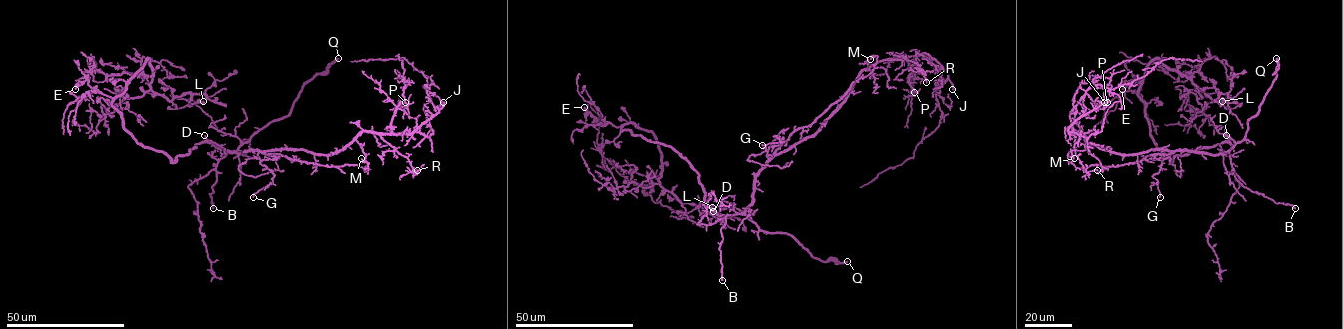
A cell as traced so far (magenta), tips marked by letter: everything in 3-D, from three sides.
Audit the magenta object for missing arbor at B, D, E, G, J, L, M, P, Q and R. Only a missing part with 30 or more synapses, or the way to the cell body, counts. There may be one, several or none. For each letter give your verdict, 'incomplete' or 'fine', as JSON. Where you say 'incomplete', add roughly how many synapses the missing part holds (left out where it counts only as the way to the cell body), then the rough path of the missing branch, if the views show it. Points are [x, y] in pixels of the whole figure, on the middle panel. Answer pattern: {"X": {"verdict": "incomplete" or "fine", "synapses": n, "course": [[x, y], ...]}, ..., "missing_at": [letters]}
{"B": {"verdict": "incomplete", "synapses": 50, "course": [[722, 280], [745, 293], [769, 296], [783, 273], [796, 272], [803, 257], [803, 249], [814, 232]]}, "D": {"verdict": "fine"}, "E": {"verdict": "incomplete", "synapses": 80, "course": [[584, 107], [574, 109], [574, 117], [566, 128], [566, 134]]}, "G": {"verdict": "fine"}, "J": {"verdict": "incomplete", "synapses": 35, "course": [[952, 89], [952, 97], [940, 97], [937, 100], [932, 123], [938, 118]]}, "L": {"verdict": "fine"}, "M": {"verdict": "fine"}, "P": {"verdict": "fine"}, "Q": {"verdict": "incomplete", "course": [[847, 261], [870, 256]]}, "R": {"verdict": "fine"}, "missing_at": ["B", "E", "J", "Q"]}

